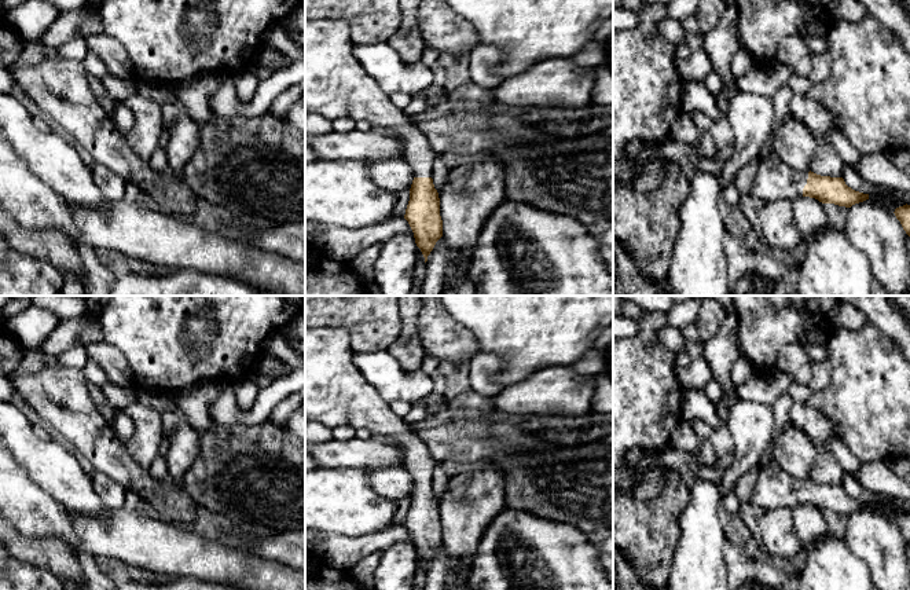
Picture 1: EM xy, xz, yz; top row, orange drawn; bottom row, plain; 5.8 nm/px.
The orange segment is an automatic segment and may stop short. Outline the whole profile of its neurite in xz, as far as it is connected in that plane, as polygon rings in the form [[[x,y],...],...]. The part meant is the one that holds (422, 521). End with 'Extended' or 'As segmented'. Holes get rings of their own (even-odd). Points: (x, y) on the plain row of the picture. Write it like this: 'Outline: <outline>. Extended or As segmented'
Outline: [[[305,329],[305,418],[331,429],[348,425],[396,439],[414,483],[404,527],[426,571],[443,545],[440,506],[432,487],[436,461],[410,425],[364,380],[352,362],[353,353],[345,329]]]. Extended

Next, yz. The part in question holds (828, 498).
Outline: [[[774,459],[760,468],[751,505],[759,512],[810,505],[845,516],[869,507],[869,502],[852,498],[843,485],[792,477]]]. Extended

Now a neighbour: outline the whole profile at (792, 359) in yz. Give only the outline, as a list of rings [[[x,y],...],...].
[[[793,342],[779,349],[777,369],[789,374],[796,384],[808,384],[811,380],[812,362],[804,352],[803,345]]]

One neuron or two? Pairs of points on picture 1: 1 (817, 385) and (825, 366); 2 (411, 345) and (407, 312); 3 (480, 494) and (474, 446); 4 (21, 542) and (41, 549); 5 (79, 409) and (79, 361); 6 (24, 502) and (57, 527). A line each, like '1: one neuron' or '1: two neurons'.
1: one neuron
2: one neuron
3: two neurons
4: one neuron
5: two neurons
6: one neuron

